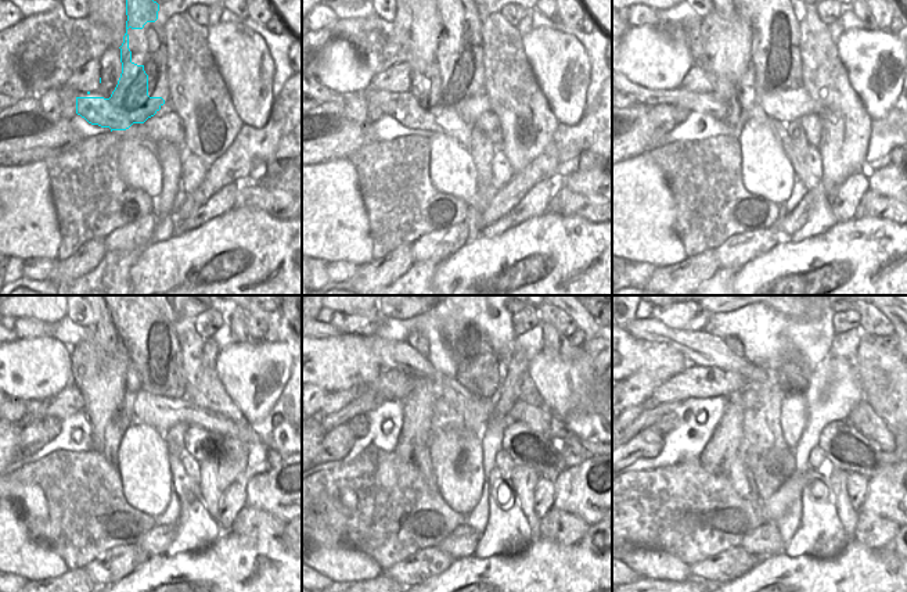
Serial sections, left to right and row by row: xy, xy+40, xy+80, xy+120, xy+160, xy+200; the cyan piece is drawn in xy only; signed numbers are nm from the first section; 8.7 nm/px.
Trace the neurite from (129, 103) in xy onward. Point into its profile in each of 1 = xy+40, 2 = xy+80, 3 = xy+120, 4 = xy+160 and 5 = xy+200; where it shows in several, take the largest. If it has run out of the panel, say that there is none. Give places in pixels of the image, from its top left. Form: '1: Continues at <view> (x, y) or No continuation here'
1: Continues at xy+40 (406, 110)
2: Continues at xy+80 (758, 13)
3: Continues at xy+120 (133, 323)
4: Continues at xy+160 (449, 323)
5: Continues at xy+200 (765, 323).

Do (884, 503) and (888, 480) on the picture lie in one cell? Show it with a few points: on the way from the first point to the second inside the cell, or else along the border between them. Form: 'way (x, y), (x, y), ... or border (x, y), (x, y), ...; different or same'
way (886, 498), (888, 485); same

